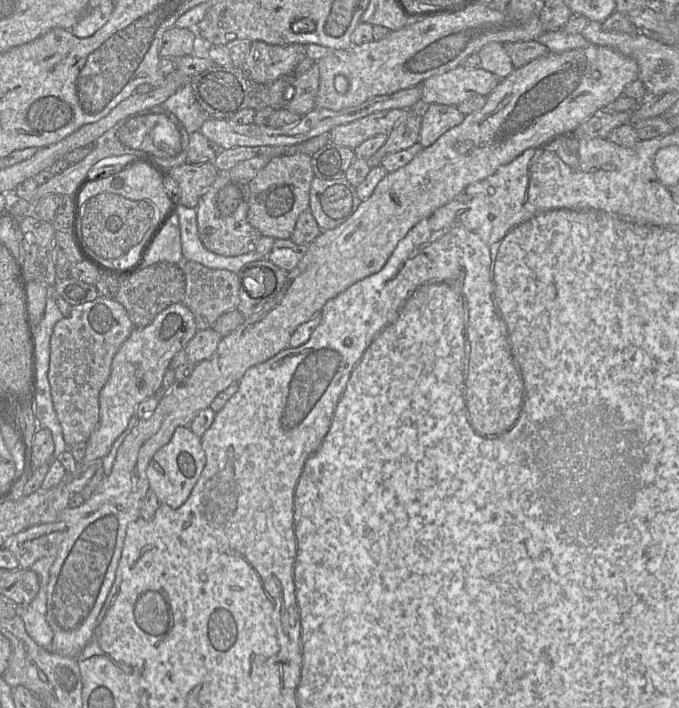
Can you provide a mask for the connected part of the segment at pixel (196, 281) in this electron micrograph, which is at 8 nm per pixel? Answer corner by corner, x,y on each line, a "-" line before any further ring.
184,260
181,263
186,290
182,303
192,312
198,330
212,328
225,312
236,309
239,302
237,274
224,269
211,269
200,263

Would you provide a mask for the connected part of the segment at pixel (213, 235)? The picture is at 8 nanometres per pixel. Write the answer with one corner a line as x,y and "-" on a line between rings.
220,172
213,184
201,195
197,212
198,234
211,252
222,256
238,256
255,250
262,234
247,220
249,186
232,179
228,172

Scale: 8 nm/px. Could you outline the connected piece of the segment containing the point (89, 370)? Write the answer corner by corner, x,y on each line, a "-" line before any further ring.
98,297
72,307
71,313
56,323
50,339
48,379
53,406
62,427
67,447
87,442
99,423
99,395
110,376
114,355
135,328
123,305
116,300

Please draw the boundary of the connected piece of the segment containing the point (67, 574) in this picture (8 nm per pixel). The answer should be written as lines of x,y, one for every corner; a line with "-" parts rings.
589,44
585,48
573,49
559,54
549,52
545,56
534,59
523,67
514,68
511,74
499,81
496,88
487,96
486,102
480,110
466,115
459,125
446,131
429,147
423,148
407,165
398,169
395,172
387,173
387,175
378,183
372,195
368,199
361,201
357,210
344,223
332,230
321,231
317,238
304,249
303,258
300,260
298,265
293,270
288,272
287,282
281,293
272,302
266,304
261,310
258,310
256,313
246,318
234,332
223,337
211,357
195,364
195,368
187,380
183,382
173,383
173,386
168,394
166,394
161,400
159,400
159,403
154,412
151,413
148,417
140,419
139,423
125,438
117,451
111,473
103,478
94,494
89,499
87,499
81,506
77,508
66,508
60,514
58,521
62,521
66,524
66,536
50,568
49,581
47,586
46,620
53,631
51,651
64,657
77,658
81,651
84,649
84,647
92,639
95,632
97,618
115,581
116,570
119,560
121,558
127,527
131,522
137,520
140,517
142,501
146,493
150,489
149,481
146,474
147,467
154,454
171,440
173,433
177,427
189,427
190,423
197,416
197,414
201,410
210,407
210,404
215,399
215,397
220,392
225,390
228,386
230,386
233,382
239,382
247,369
269,360
282,350
290,347
289,342
291,335
297,329
297,327
313,318
316,314
320,314
323,306
328,300
338,296
340,293
344,292
356,282
379,272
387,263
391,254
397,247
398,242
403,239
406,234
411,230
411,228
413,228
418,222
431,216
438,208
459,197
468,185
489,177
500,166
510,163
525,150
540,147
559,136
572,133
585,120
597,113
602,112
607,105
622,96
625,88
634,80
638,79
638,75
639,68
634,59
625,56
612,48
598,46
595,44

